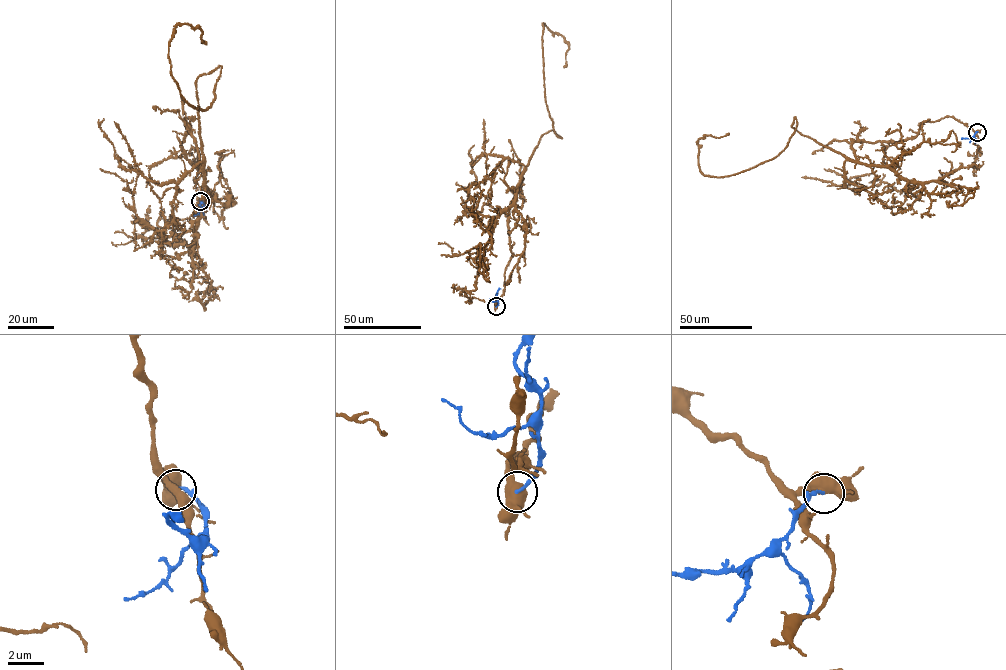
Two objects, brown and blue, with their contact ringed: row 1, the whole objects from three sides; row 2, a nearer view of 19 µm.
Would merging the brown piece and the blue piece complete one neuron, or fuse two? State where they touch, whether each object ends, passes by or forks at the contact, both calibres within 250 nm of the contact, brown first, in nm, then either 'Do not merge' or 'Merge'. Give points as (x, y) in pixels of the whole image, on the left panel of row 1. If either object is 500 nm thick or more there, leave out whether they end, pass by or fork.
Place: (200, 201). Thickness 550 nm (brown) against 150 nm. Do not merge

